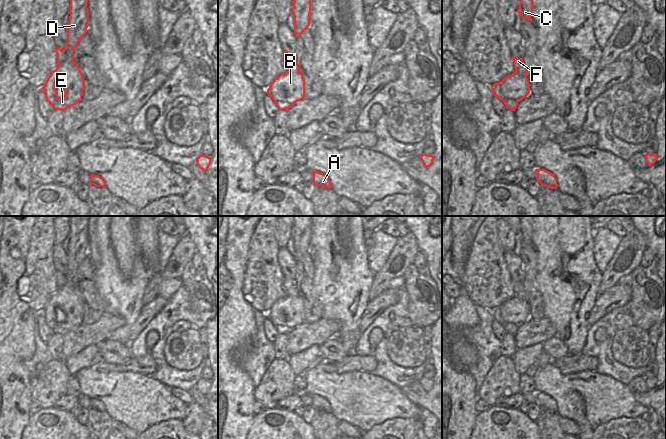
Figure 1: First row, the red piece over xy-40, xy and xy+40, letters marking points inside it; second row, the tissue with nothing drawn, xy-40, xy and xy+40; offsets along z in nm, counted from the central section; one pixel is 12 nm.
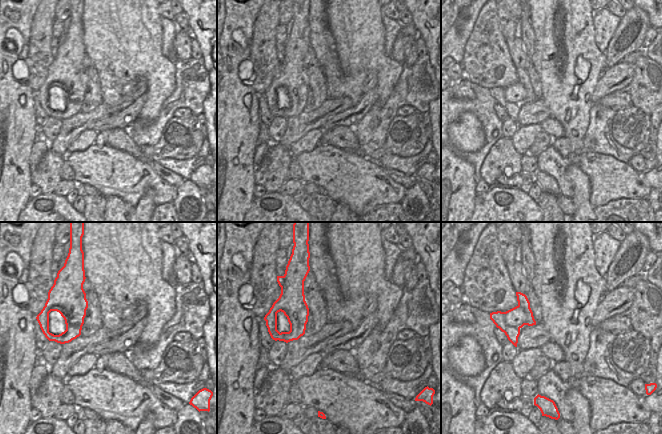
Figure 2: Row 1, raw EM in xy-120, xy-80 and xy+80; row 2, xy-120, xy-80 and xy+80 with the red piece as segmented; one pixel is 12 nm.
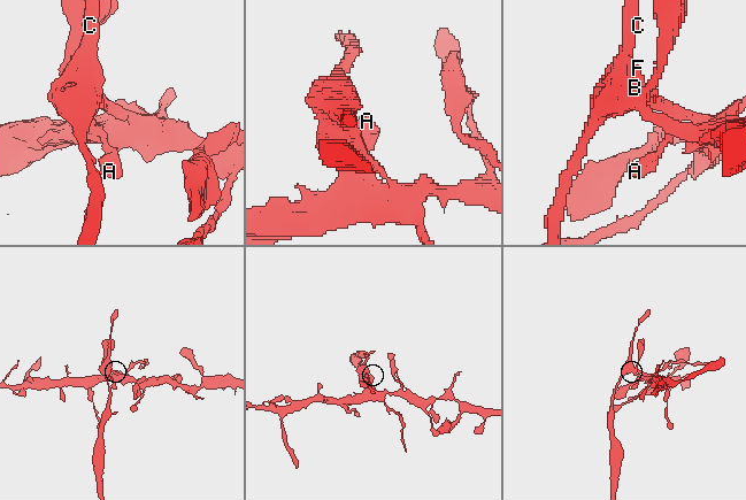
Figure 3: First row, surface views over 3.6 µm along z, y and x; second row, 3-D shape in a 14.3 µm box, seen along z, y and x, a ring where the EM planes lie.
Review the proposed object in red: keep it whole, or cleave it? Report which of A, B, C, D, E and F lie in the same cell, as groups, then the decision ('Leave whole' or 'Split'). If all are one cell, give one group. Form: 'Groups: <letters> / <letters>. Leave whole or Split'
Groups: A F / B C D E. Split

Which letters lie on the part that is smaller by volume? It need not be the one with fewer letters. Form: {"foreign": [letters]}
{"foreign": ["B", "C", "D", "E"]}

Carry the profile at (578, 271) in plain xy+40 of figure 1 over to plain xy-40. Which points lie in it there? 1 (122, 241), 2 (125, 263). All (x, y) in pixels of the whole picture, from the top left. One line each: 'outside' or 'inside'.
1: outside
2: outside

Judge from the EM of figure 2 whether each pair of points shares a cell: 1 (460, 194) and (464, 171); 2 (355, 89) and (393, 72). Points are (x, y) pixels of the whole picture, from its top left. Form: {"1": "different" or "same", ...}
{"1": "same", "2": "different"}

